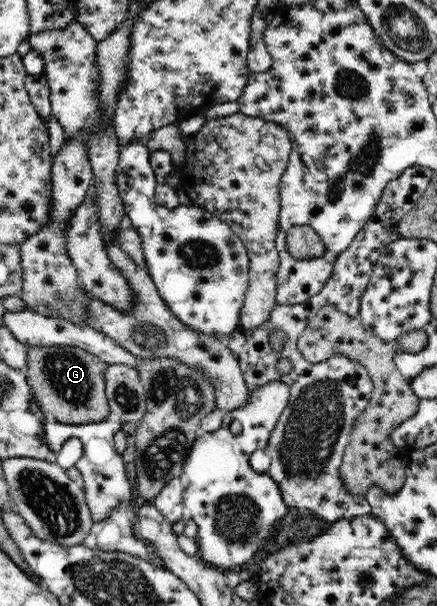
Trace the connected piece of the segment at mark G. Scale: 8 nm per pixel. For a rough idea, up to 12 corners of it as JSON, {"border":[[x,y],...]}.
{"border":[[28,348],[25,372],[50,419],[108,420],[101,358]]}

